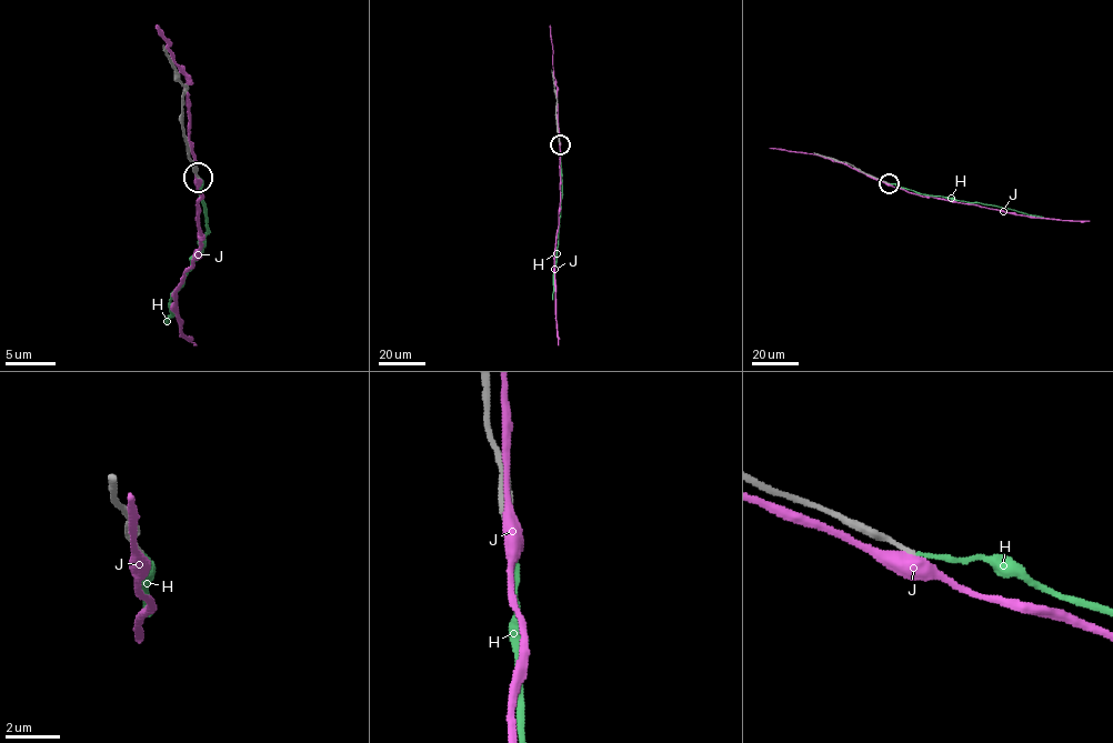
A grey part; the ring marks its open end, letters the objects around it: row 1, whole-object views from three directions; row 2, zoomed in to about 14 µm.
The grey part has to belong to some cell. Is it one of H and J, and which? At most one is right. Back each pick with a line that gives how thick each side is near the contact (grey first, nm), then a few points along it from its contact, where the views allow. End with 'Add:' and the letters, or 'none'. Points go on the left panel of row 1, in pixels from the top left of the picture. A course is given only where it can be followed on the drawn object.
H: Thickness 180 nm (grey) against 150 nm. Its course: (197, 178), (207, 232), (202, 250), (170, 298), (172, 312), (164, 324)
Add: H

